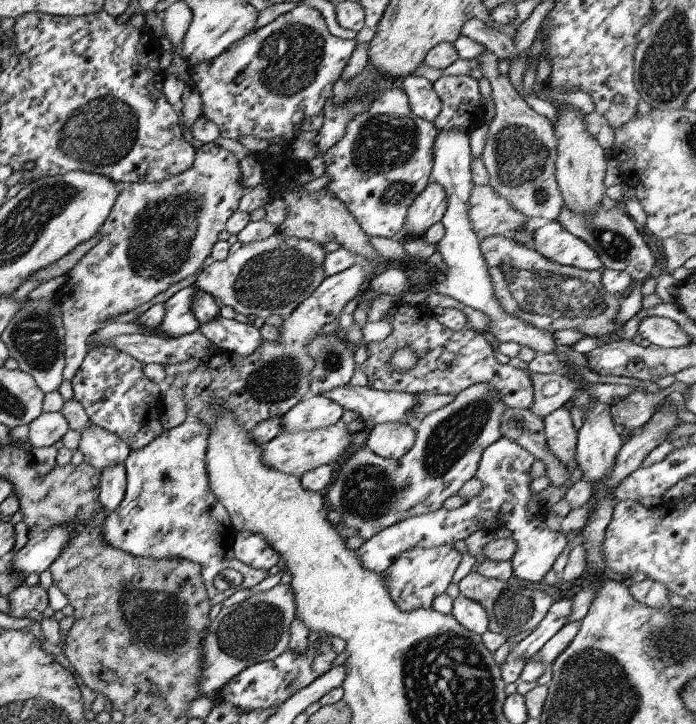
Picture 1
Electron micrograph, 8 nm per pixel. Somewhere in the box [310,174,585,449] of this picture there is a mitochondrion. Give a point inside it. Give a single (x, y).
(329, 356)

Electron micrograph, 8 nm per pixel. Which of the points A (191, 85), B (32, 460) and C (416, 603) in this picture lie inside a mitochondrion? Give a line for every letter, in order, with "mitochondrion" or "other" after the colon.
A: other
B: other
C: other

